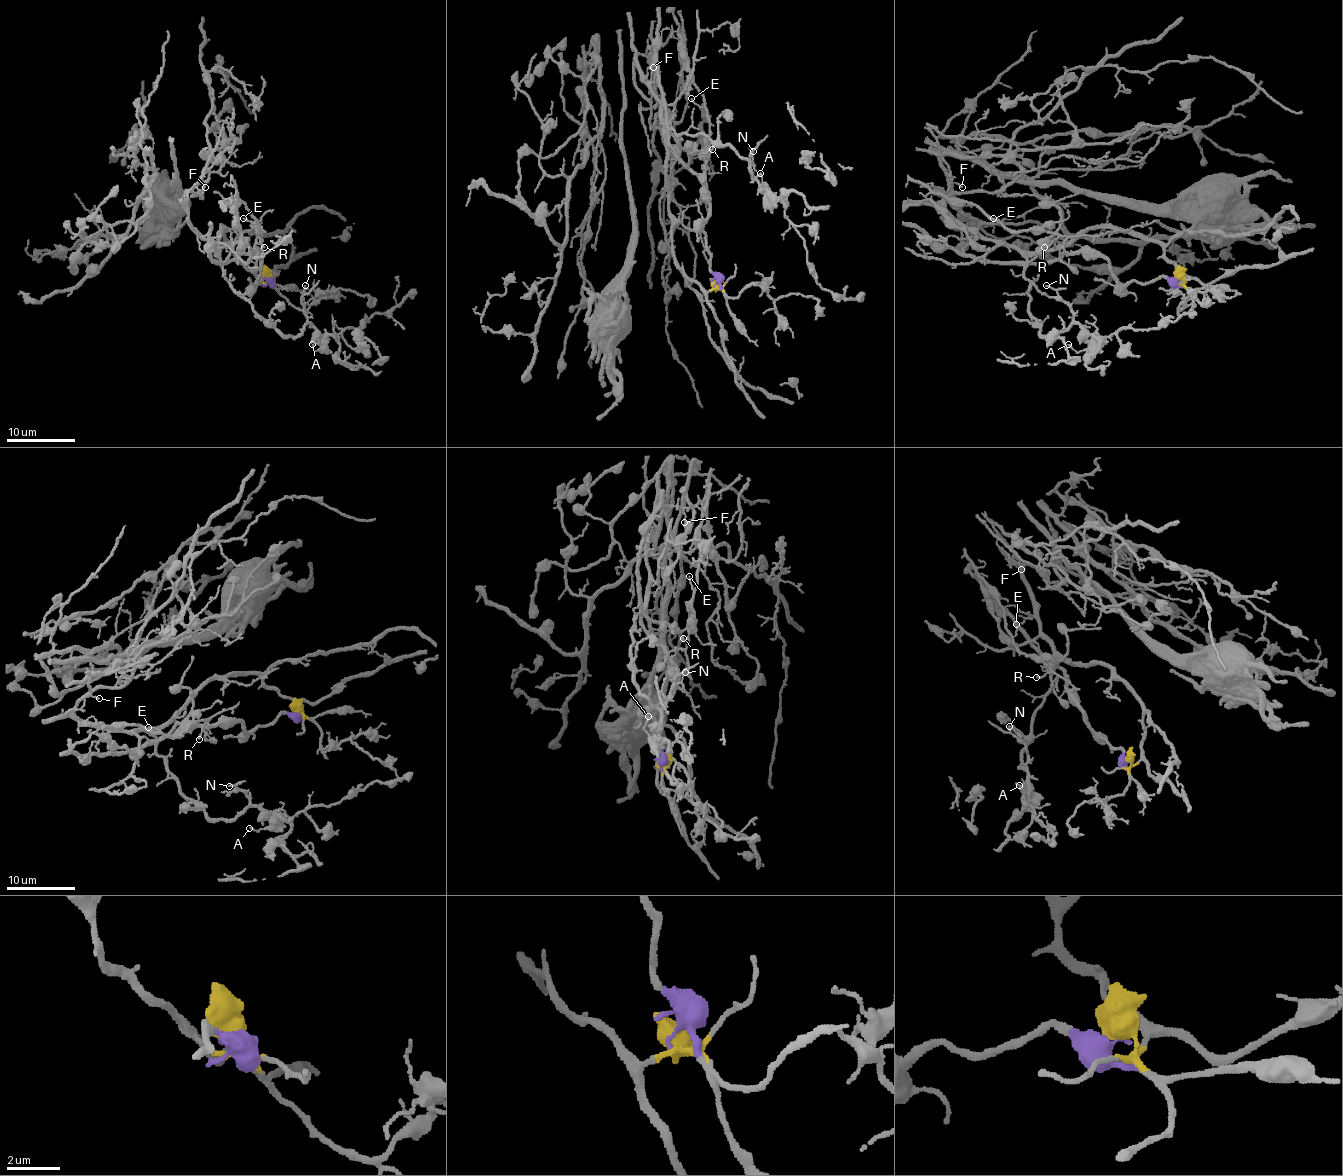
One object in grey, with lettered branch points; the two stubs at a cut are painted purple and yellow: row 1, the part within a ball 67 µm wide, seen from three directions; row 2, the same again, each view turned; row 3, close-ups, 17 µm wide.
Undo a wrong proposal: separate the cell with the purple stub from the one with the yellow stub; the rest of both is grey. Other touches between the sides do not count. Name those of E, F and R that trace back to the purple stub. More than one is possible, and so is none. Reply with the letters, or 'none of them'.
E, R

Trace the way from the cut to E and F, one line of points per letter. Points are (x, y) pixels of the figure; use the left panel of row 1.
E: (266, 278), (255, 283), (261, 256), (251, 253), (249, 258), (256, 263), (256, 239), (261, 230), (243, 219)
F: (266, 278), (263, 283), (236, 259), (220, 227), (217, 251), (191, 225), (190, 190), (205, 186)

